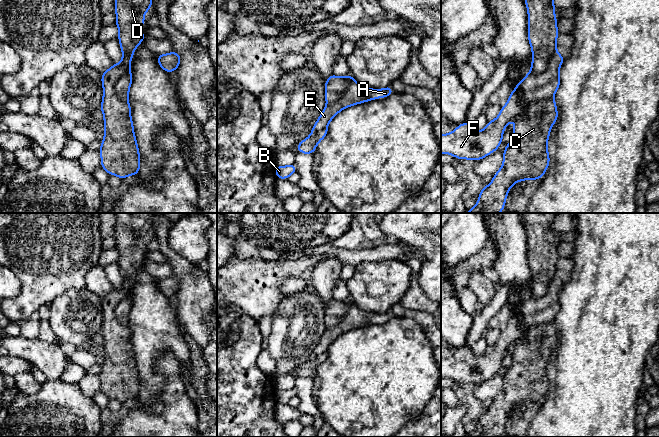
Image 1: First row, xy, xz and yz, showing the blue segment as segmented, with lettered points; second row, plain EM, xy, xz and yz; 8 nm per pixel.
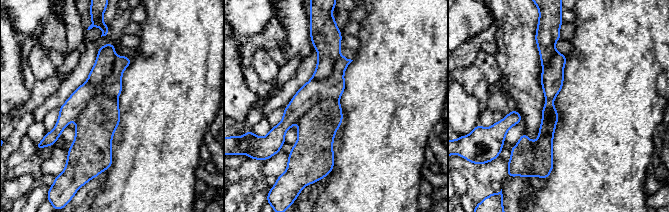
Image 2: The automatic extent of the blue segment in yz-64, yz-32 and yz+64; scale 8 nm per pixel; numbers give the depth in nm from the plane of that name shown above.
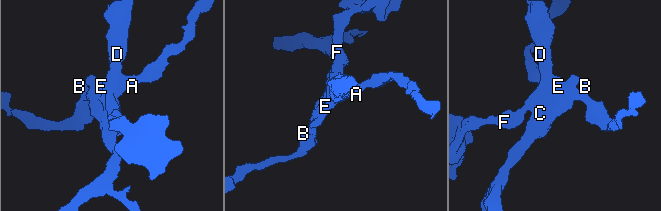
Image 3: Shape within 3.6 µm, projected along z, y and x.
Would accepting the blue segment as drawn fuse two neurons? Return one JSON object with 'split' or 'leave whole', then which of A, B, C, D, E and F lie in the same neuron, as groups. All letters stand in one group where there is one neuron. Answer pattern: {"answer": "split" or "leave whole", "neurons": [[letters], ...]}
{"answer": "split", "neurons": [["A", "B", "E", "F"], ["C", "D"]]}

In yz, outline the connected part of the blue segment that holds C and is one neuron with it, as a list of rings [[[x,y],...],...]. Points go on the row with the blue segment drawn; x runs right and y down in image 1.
[[[553,97],[539,99],[525,107],[515,118],[512,140],[503,152],[501,168],[493,176],[491,183],[480,191],[476,205],[466,213],[500,213],[505,208],[508,191],[514,184],[523,180],[540,180],[543,177],[550,163],[548,138],[557,119],[558,111]]]

